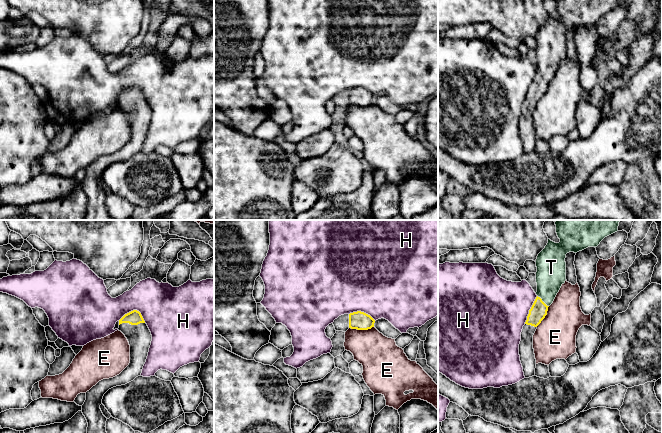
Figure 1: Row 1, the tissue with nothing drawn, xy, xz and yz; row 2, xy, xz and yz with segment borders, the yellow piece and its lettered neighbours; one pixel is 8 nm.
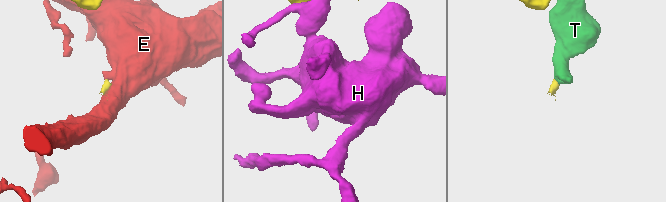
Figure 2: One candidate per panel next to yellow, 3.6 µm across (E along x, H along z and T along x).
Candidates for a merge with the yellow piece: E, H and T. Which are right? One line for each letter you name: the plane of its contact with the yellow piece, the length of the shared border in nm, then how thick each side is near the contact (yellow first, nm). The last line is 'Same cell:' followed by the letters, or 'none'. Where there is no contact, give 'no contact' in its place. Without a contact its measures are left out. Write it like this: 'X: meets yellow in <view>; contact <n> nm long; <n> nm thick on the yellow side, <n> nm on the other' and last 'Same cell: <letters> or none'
T: meets yellow in yz; contact 130 nm long; 140 nm thick on the yellow side, 240 nm on the other
Same cell: T

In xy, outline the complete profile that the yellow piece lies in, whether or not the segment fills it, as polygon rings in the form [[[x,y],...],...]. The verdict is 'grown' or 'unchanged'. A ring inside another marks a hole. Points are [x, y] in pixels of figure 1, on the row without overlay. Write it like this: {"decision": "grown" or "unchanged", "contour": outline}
{"decision": "grown", "contour": [[[139,87],[125,90],[119,96],[118,106],[129,118],[130,139],[119,151],[99,157],[86,168],[82,181],[82,189],[88,199],[84,220],[114,220],[106,208],[107,194],[100,185],[103,172],[109,165],[125,161],[140,152],[148,132],[152,111]]]}

